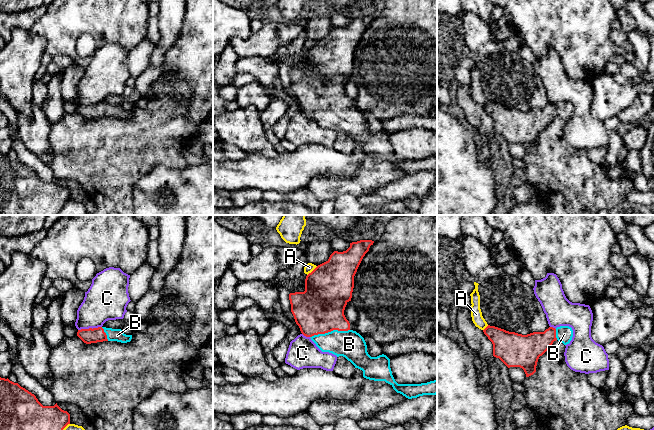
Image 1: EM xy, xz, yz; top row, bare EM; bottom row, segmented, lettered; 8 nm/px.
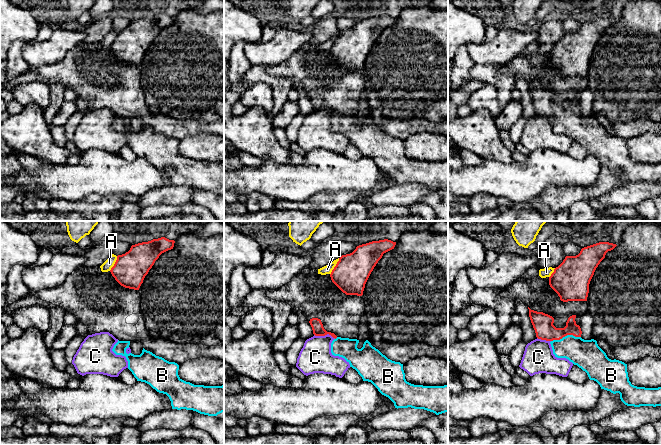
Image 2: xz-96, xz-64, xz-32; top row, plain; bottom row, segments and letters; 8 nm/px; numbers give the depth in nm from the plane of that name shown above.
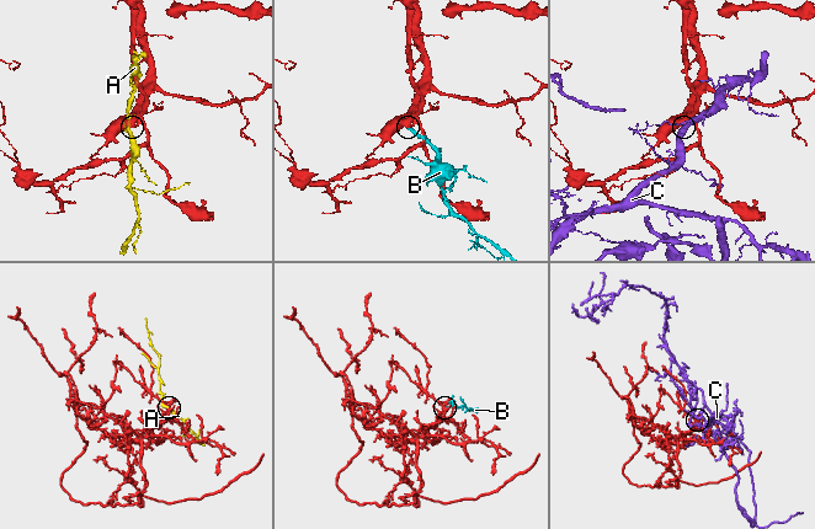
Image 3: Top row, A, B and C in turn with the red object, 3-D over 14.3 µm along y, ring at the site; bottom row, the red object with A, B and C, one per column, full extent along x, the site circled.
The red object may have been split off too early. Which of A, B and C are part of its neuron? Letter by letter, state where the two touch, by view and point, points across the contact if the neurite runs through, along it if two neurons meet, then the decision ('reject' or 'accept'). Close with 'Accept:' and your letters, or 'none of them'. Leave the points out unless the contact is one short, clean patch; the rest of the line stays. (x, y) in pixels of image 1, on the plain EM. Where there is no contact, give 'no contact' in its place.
A: xz (313, 46) | reject
B: xz (329, 107) | across xz (319, 85), (329, 107), (339, 116), (349, 120) | accept
C: xy (89, 104) | reject
Accept: B

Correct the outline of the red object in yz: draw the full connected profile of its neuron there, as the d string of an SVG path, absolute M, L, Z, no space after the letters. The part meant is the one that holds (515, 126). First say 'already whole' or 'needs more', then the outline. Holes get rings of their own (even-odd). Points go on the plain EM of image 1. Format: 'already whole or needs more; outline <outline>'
needs more; outline M488 101L483 108L493 120L493 132L499 134L508 144L522 144L526 153L536 148L539 133L554 117L567 121L573 113L573 106L569 102L556 105L549 103L544 108L522 111Z

